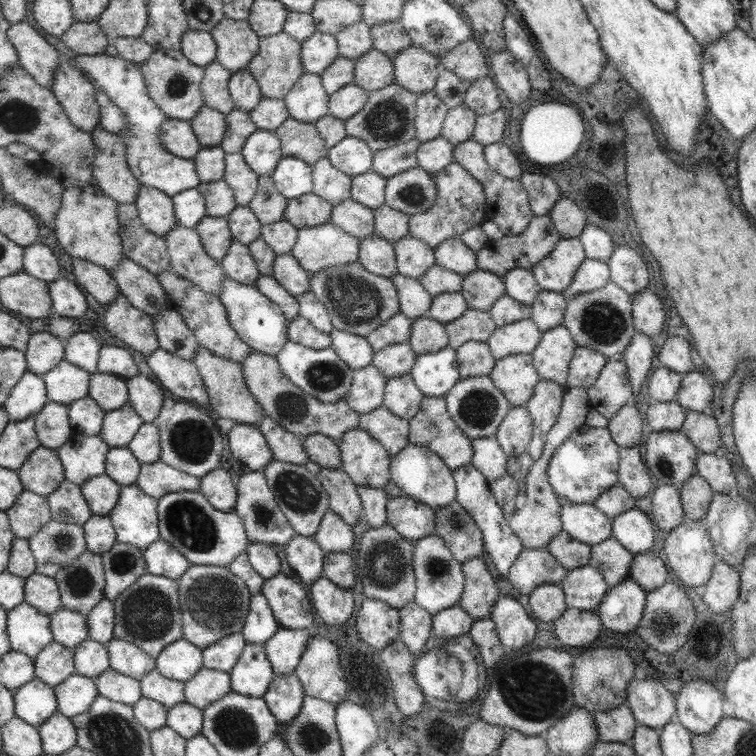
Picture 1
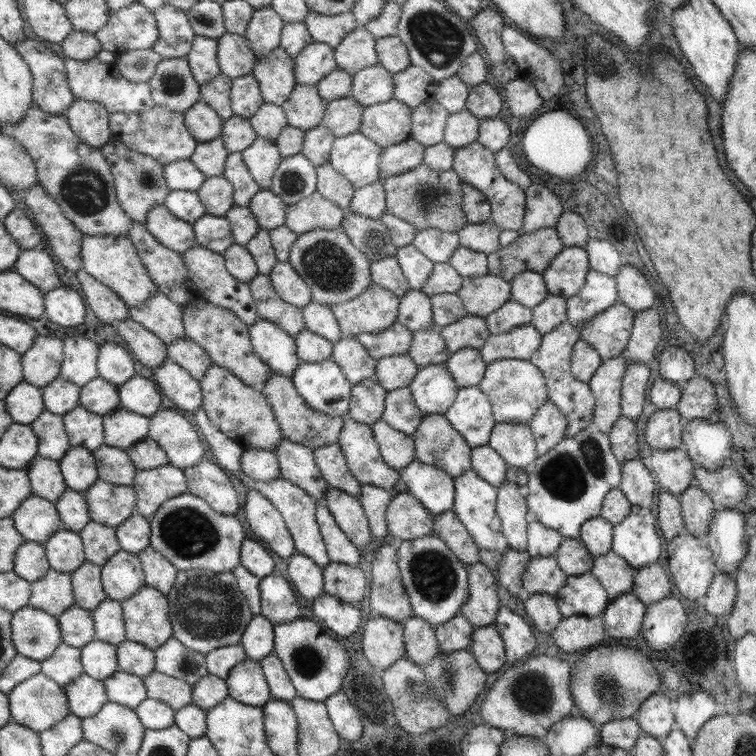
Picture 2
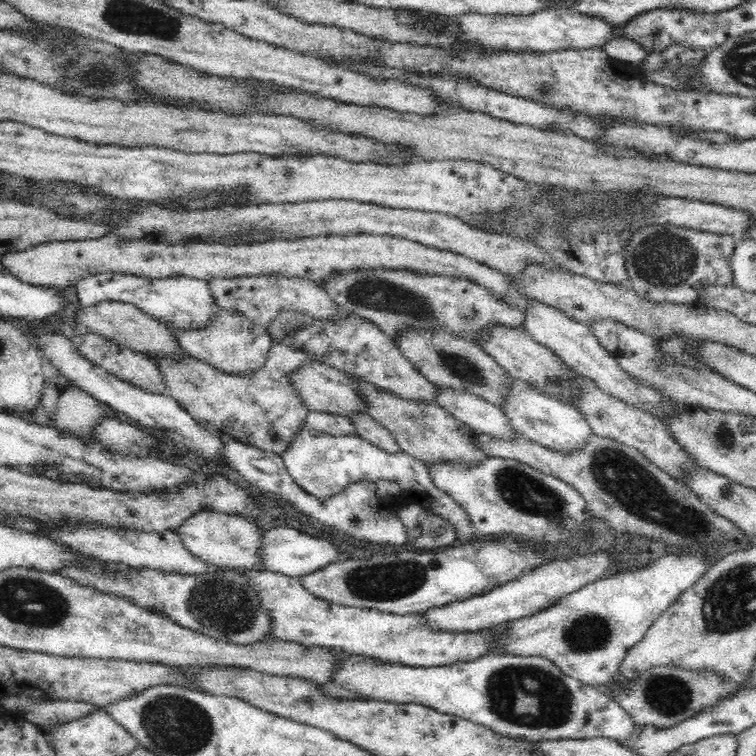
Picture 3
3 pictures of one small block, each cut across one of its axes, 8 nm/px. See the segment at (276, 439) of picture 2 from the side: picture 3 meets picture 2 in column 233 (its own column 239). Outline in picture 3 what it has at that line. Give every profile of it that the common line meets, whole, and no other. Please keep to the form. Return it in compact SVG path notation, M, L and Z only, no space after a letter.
M273 342L264 367L241 374L224 373L209 363L194 359L184 352L178 357L155 357L152 360L162 374L166 386L166 396L174 398L179 405L183 405L196 421L206 421L206 423L214 425L220 435L225 433L233 438L240 439L242 443L257 446L266 452L277 452L281 455L305 424L309 410L306 409L293 386L291 386L289 375L305 363L312 362L313 357L306 351Z

